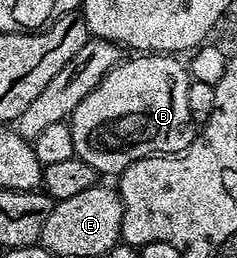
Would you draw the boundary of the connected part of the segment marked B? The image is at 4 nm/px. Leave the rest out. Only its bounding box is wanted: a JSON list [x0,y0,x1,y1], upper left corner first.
[70,54,194,174]

